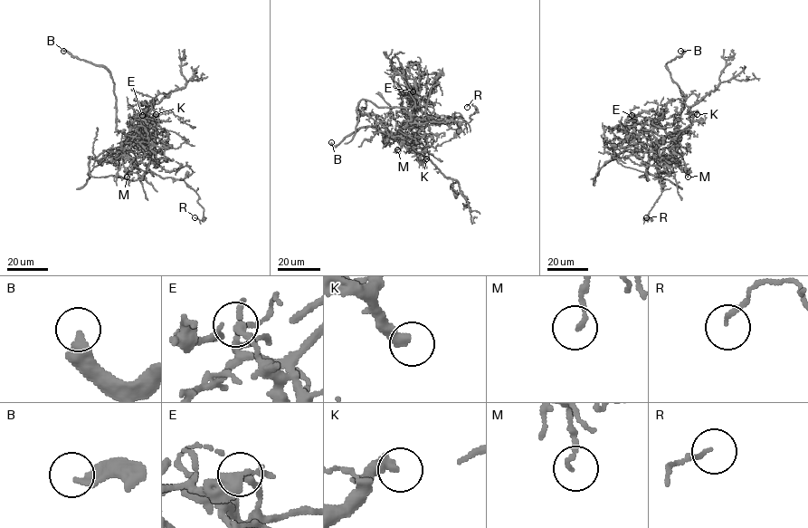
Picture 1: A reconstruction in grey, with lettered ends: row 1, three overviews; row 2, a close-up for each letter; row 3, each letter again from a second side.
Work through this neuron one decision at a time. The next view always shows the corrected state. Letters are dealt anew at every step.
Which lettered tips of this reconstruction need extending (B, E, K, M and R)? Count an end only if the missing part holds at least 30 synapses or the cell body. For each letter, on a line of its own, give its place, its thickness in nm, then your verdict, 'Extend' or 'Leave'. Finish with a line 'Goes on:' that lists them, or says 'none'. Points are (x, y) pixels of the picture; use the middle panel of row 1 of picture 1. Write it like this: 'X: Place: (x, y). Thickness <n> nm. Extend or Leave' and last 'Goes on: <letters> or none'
B: Place: (331, 142). Thickness 320 nm. Extend
E: Place: (413, 91). Thickness 260 nm. Leave
K: Place: (426, 158). Thickness 360 nm. Extend
M: Place: (397, 149). Thickness 130 nm. Leave
R: Place: (467, 107). Thickness 130 nm. Leave
Goes on: B, K

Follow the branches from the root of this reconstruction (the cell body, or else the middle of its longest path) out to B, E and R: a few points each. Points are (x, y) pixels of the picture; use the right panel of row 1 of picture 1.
B: (673, 132), (683, 109), (683, 97), (665, 65), (684, 52), (680, 51)
E: (673, 132), (659, 144), (635, 142), (635, 122), (632, 115)
R: (673, 132), (659, 145), (658, 168), (661, 193), (646, 217)

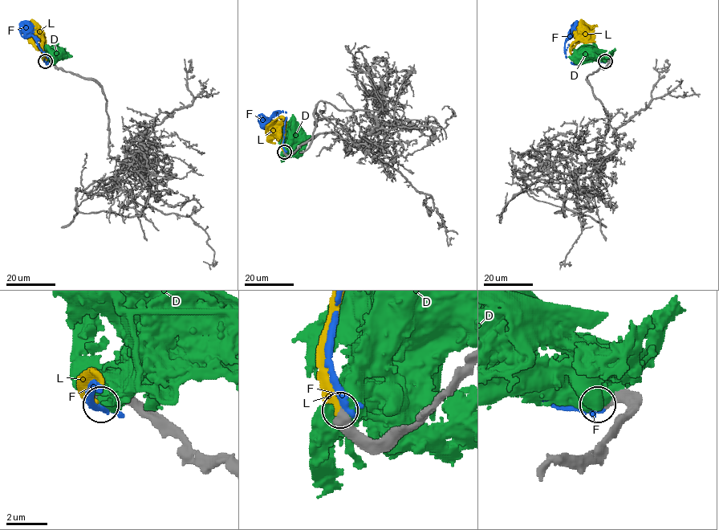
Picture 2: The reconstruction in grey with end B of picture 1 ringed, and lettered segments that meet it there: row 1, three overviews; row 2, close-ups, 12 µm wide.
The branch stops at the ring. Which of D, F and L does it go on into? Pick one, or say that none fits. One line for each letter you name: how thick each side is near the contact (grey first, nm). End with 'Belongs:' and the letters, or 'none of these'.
L: calibres 480 and 240 nm
Belongs: L

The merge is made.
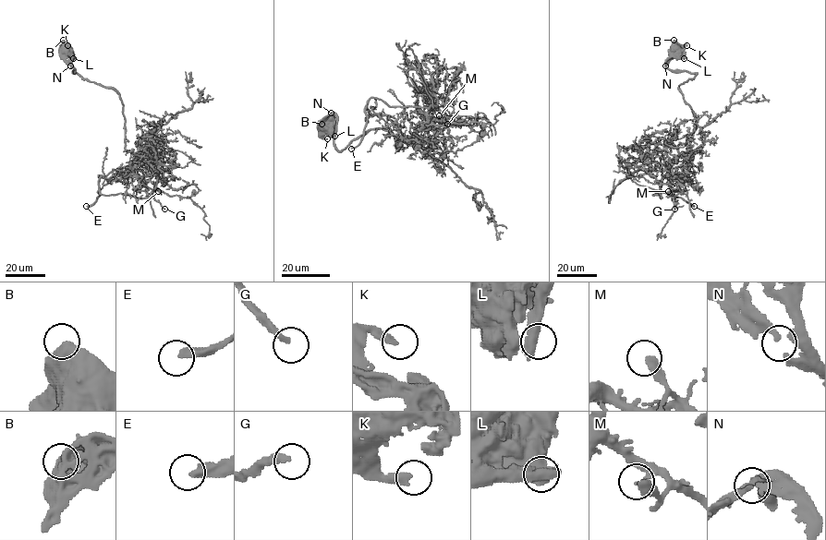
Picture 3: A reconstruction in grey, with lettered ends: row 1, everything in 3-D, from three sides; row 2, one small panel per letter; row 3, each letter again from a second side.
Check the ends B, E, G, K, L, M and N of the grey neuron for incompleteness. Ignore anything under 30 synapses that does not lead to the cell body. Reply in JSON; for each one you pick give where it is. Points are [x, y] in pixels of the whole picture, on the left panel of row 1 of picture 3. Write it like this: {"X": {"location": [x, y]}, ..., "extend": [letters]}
{"E": {"location": [86, 206]}, "G": {"location": [164, 209]}, "M": {"location": [158, 191]}, "extend": ["E", "G", "M"]}

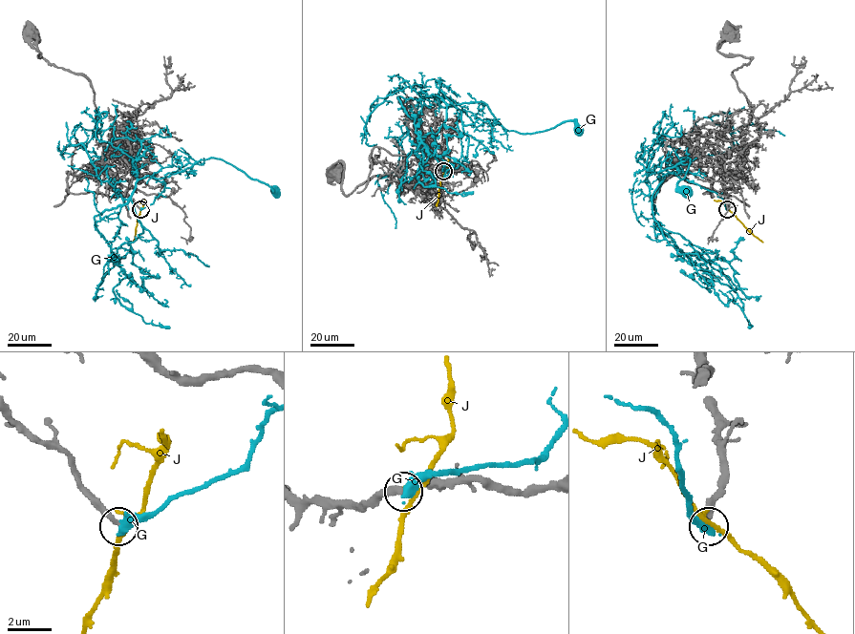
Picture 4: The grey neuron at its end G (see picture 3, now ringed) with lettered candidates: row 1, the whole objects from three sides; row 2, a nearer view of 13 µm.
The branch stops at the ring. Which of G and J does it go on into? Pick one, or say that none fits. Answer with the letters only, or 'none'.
none

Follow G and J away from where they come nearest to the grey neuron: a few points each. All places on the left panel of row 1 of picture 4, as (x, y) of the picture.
G: (140, 209), (163, 191), (165, 183), (153, 174), (169, 177), (215, 158), (275, 193)
J: (140, 207), (133, 242)

